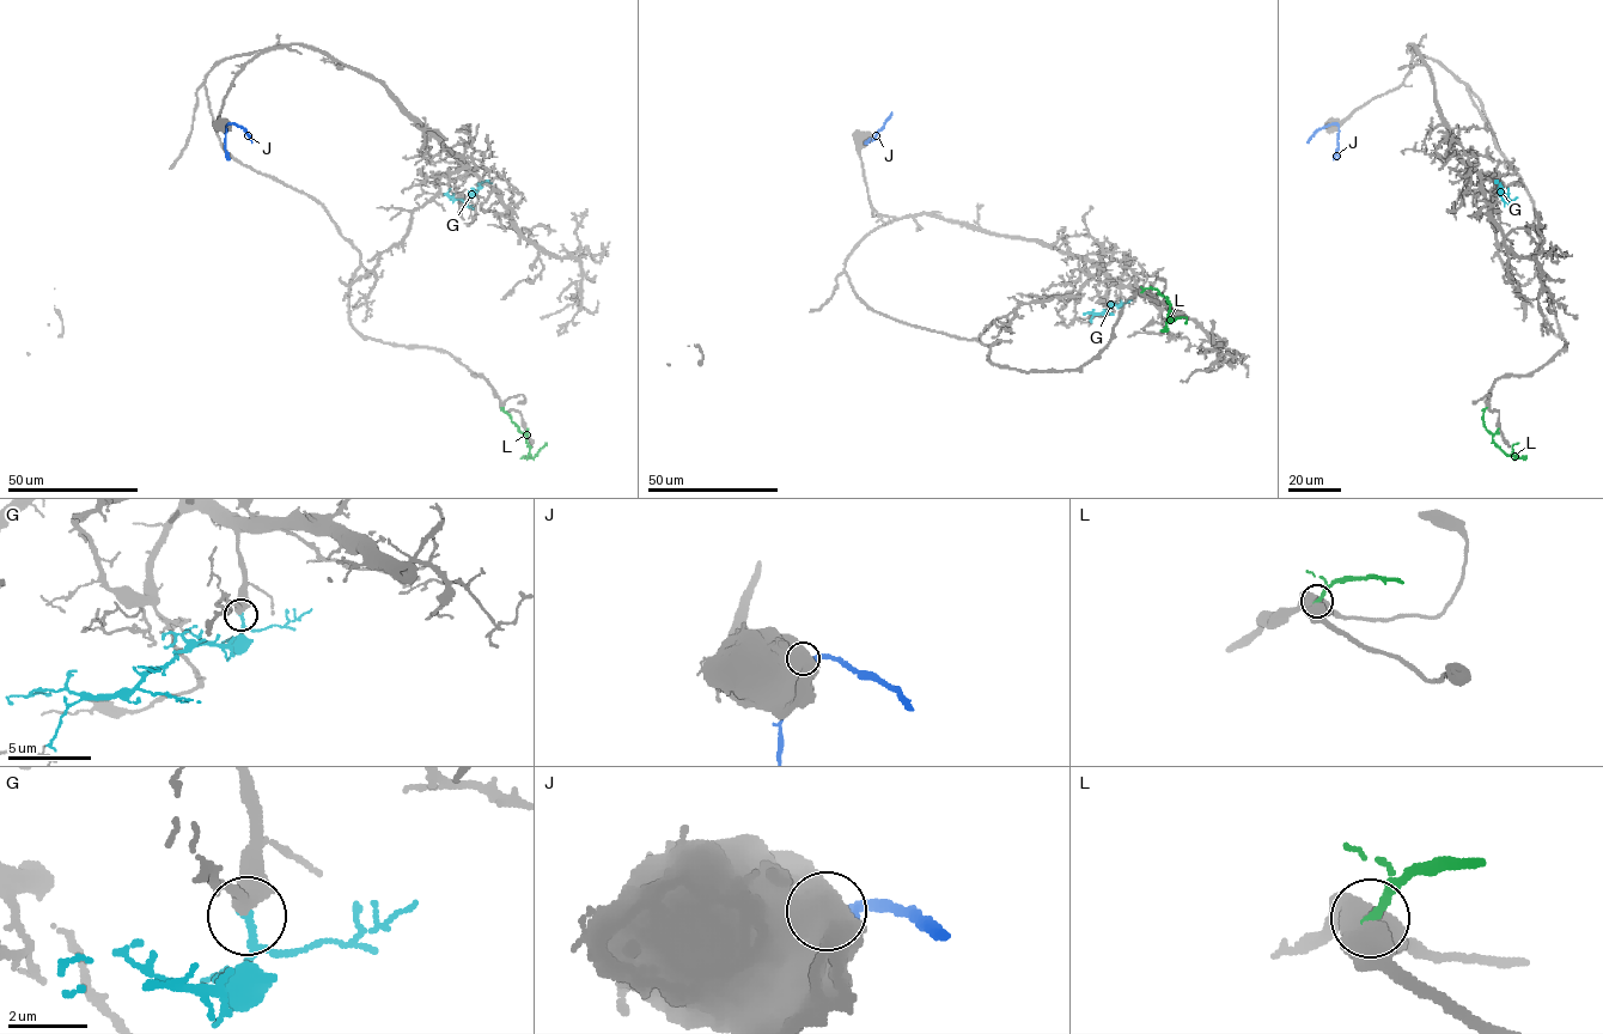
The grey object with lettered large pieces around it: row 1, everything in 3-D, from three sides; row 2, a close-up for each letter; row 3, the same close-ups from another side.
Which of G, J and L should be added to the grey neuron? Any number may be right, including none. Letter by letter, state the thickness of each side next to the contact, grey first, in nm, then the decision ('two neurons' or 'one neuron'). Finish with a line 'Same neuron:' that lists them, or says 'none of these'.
G: 340/140 nm | one neuron
J: 700/300 nm | two neurons
L: 600/240 nm | two neurons
Same neuron: G

